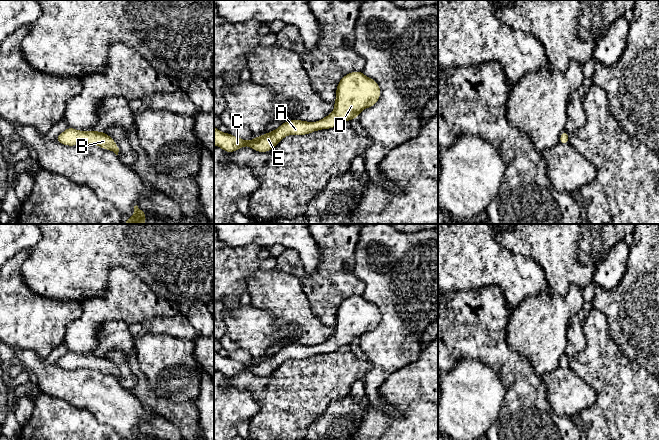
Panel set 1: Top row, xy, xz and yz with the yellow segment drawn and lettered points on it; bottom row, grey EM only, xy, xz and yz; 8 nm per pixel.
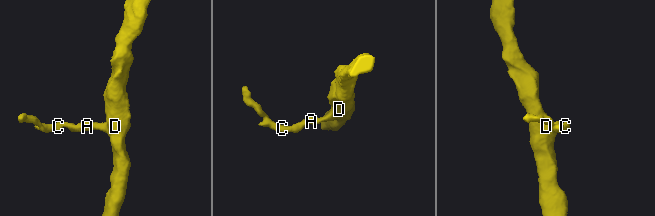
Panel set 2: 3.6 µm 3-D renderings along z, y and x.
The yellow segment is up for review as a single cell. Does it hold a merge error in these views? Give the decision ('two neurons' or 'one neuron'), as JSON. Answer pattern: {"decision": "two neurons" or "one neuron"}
{"decision": "one neuron"}

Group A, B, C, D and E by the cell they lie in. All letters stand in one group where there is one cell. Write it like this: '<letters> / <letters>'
A B C D E

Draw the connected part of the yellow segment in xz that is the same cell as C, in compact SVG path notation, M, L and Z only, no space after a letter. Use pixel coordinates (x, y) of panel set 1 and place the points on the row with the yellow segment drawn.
M360 71L345 75L338 83L334 111L317 122L294 119L255 139L246 141L223 133L214 126L214 145L232 153L244 146L258 152L268 152L287 135L307 135L314 131L334 128L344 121L358 118L359 113L374 106L381 95L378 83Z

